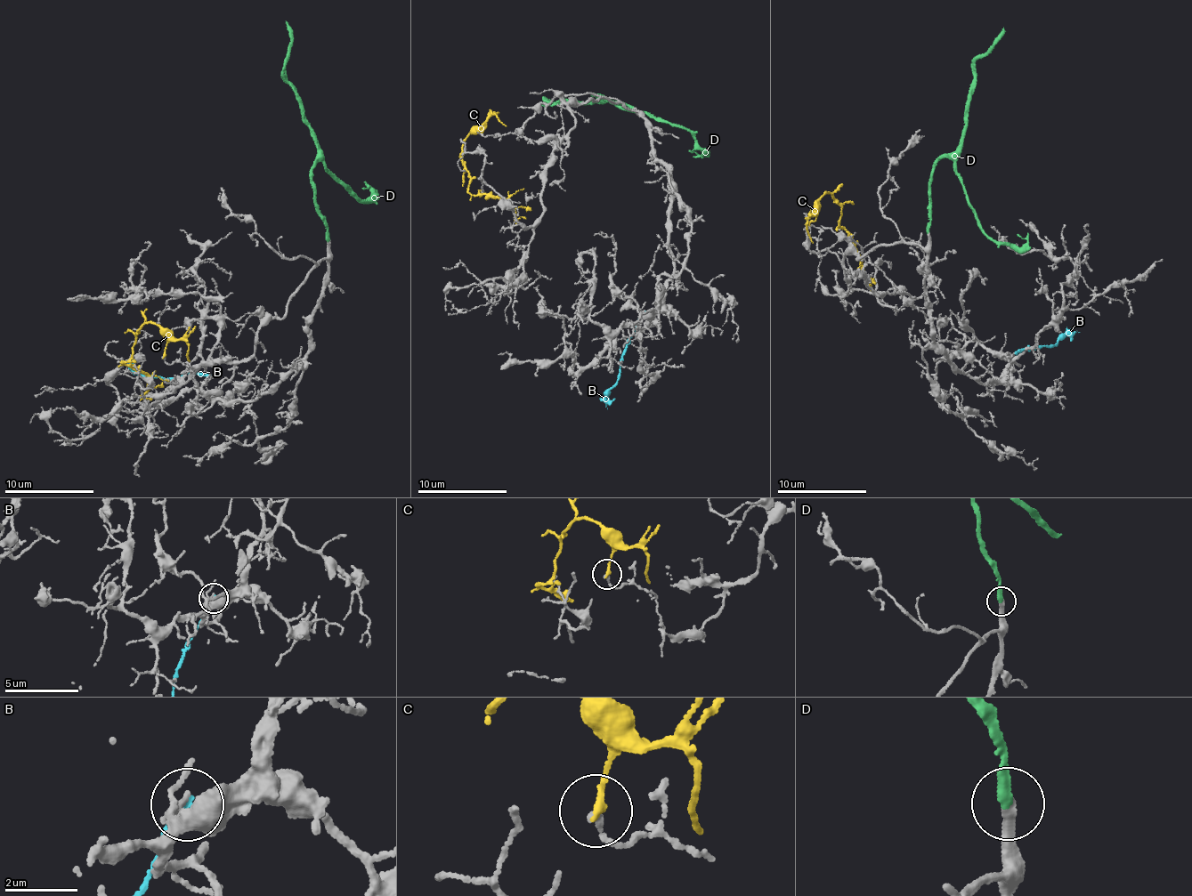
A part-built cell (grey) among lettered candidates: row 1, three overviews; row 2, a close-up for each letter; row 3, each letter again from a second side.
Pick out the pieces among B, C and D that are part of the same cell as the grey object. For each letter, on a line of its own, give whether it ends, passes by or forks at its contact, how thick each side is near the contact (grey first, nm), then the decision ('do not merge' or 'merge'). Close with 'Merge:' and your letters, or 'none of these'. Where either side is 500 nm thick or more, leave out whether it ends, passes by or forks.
B: it ends | 120/240 nm | do not merge
C: it ends | 160/190 nm | do not merge
D: it ends | 260/260 nm | merge
Merge: D

